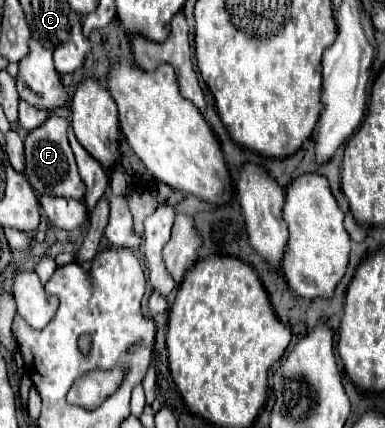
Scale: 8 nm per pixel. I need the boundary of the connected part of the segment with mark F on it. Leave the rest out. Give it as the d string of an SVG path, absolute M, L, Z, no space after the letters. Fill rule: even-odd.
M50 116L42 126L32 130L26 140L24 140L24 150L26 150L26 168L24 176L28 178L30 186L34 192L40 194L52 194L52 196L62 196L62 198L74 198L82 200L82 194L86 194L82 186L82 178L78 174L78 166L72 154L72 148L68 144L68 120L62 116Z

